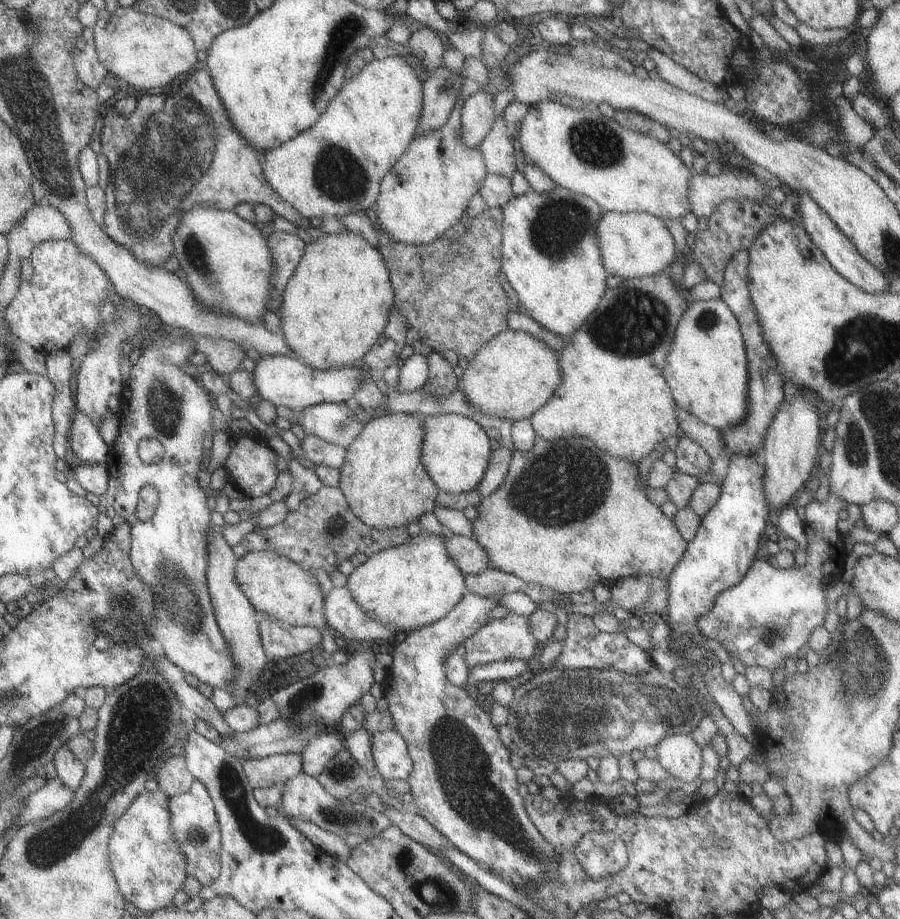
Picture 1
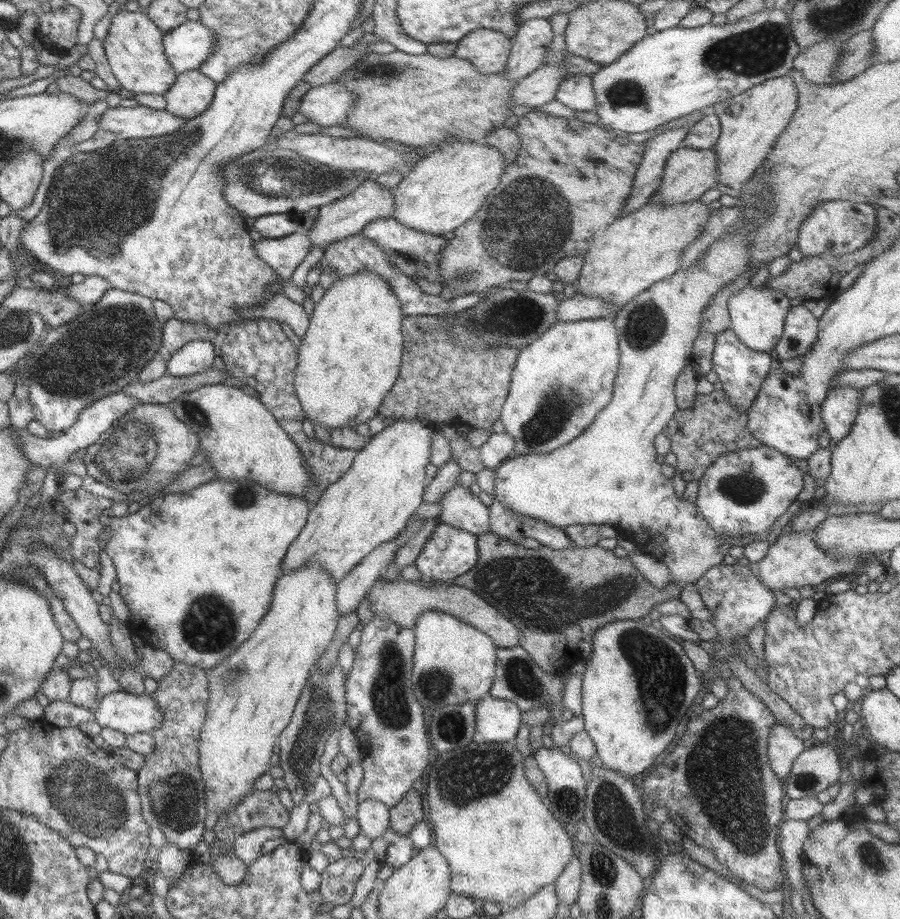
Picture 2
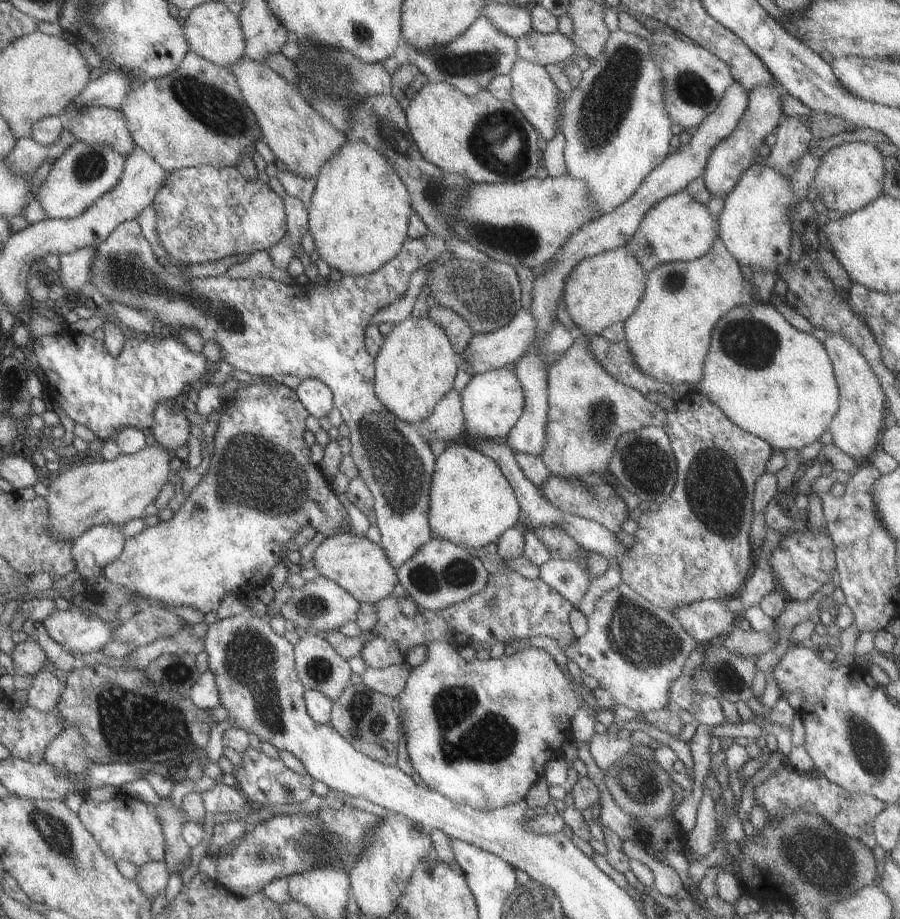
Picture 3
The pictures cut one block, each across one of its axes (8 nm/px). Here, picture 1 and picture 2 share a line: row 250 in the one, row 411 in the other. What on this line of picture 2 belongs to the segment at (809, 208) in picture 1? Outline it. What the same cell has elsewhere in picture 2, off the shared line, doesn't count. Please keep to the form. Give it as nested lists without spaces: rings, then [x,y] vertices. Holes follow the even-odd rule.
[[[848,386],[835,387],[827,394],[821,403],[821,420],[828,438],[837,442],[849,432],[854,423],[862,394],[860,390]]]

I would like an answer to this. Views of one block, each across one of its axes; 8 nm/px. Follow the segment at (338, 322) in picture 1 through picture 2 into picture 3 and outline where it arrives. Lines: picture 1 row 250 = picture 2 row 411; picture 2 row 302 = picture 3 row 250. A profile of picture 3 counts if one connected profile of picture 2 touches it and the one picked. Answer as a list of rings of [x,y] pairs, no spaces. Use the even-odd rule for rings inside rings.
[[[349,139],[319,167],[307,204],[306,228],[318,258],[342,274],[366,275],[399,252],[412,213],[410,196],[390,162],[363,141]]]

